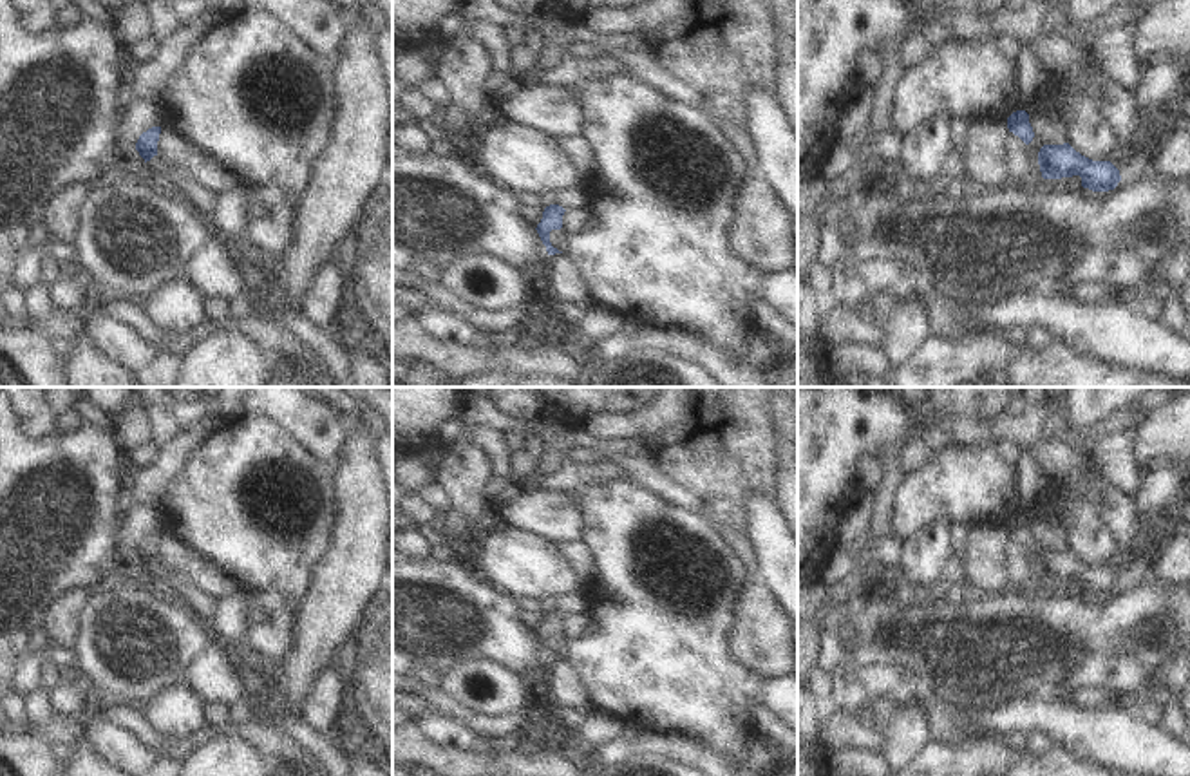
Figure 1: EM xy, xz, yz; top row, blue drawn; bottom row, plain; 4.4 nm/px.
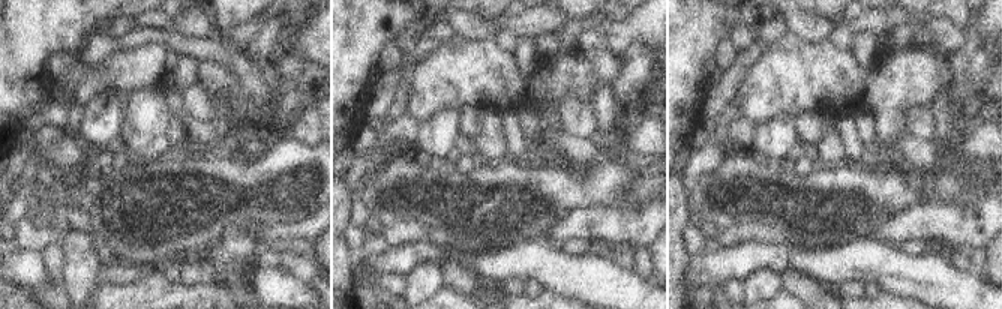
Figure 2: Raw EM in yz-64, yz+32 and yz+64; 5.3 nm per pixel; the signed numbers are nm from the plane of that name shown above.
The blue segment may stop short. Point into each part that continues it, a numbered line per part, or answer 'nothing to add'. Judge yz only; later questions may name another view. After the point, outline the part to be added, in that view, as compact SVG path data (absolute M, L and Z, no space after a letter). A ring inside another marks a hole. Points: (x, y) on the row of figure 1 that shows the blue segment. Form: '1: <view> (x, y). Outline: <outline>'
nothing to add

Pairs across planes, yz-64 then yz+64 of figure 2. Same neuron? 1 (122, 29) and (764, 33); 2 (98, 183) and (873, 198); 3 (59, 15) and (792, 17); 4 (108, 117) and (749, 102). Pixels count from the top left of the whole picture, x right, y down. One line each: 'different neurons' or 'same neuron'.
1: same neuron
2: same neuron
3: different neurons
4: different neurons

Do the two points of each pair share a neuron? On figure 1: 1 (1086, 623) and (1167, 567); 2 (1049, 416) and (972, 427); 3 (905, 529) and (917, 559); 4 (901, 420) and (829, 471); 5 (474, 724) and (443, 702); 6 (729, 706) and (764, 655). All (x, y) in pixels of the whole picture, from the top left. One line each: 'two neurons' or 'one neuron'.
1: two neurons
2: one neuron
3: two neurons
4: one neuron
5: one neuron
6: two neurons

